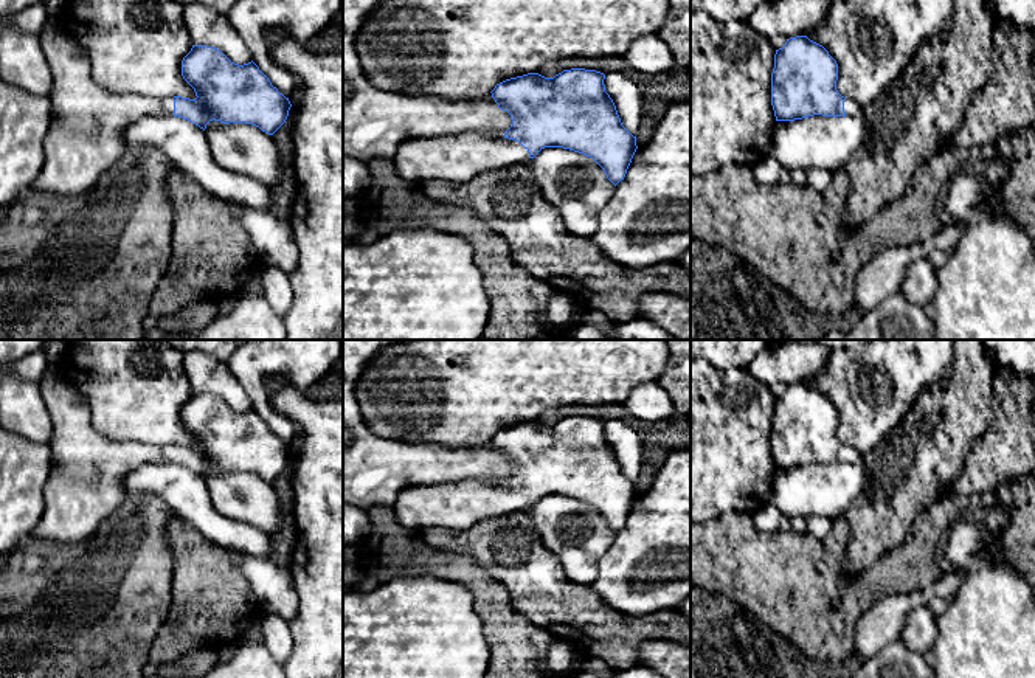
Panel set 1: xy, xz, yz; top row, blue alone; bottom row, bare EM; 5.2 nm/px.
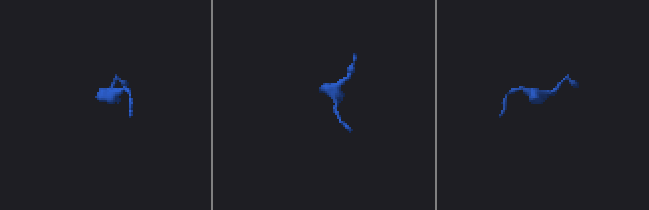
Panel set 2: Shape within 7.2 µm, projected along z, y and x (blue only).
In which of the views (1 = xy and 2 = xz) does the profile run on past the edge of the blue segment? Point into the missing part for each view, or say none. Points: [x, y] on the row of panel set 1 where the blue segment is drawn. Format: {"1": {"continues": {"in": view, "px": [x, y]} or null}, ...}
{"1": {"continues": {"in": "xy", "px": [84, 141]}}, "2": {"continues": {"in": "xz", "px": [456, 159]}}}

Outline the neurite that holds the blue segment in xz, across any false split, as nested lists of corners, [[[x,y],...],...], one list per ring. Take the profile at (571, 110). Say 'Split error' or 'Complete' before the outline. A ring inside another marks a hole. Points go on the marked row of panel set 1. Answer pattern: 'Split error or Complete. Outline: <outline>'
Split error. Outline: [[[585,68],[563,70],[554,78],[528,73],[506,79],[490,92],[512,119],[503,138],[478,133],[410,138],[397,146],[394,168],[410,182],[439,178],[466,183],[484,171],[523,164],[545,147],[563,147],[591,157],[616,186],[624,180],[638,146],[636,137],[622,126],[604,79],[604,73]]]

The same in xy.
Split error. Outline: [[[64,12],[50,14],[39,34],[53,76],[47,95],[51,127],[43,143],[43,168],[29,191],[87,194],[123,157],[123,133],[143,116],[174,115],[203,130],[213,119],[245,123],[268,135],[289,116],[289,98],[253,61],[239,65],[206,45],[192,45],[182,61],[182,76],[194,88],[196,99],[110,93],[93,81],[88,57],[65,33]]]

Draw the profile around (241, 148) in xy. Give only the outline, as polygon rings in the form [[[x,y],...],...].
[[[209,121],[205,129],[216,161],[234,172],[265,183],[272,189],[292,189],[284,182],[281,152],[272,135],[245,123]]]

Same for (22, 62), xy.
[[[0,29],[0,79],[34,95],[50,93],[53,76],[39,36]]]

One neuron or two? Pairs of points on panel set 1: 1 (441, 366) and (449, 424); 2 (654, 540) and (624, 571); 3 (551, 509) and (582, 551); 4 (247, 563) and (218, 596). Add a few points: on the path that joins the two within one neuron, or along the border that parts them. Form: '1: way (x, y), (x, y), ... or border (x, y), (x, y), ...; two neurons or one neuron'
1: way (449, 380), (449, 410); one neuron
2: way (646, 548), (632, 563); one neuron
3: way (560, 520), (573, 532), (574, 540); one neuron
4: border (228, 551), (236, 559), (239, 573), (256, 599); two neurons

